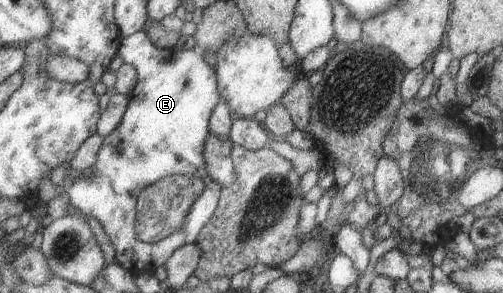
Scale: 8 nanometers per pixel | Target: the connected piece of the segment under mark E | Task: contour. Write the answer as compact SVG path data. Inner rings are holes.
M143 30L130 38L124 38L119 55L125 64L117 72L118 80L115 88L117 93L131 97L128 112L120 127L105 138L96 164L79 174L68 194L72 205L84 215L98 219L117 249L117 259L122 264L137 269L138 271L134 273L138 275L142 272L155 272L158 267L166 266L176 251L186 245L197 243L206 225L216 216L225 186L210 177L213 173L209 170L206 151L209 138L213 135L211 120L214 111L223 101L223 96L217 70L206 61L206 57L198 47L188 51L165 49L153 43L147 31ZM176 174L190 174L208 179L207 191L202 197L204 203L200 209L196 205L194 211L194 231L190 233L180 230L170 238L164 239L162 243L145 243L137 233L138 199L149 186Z

